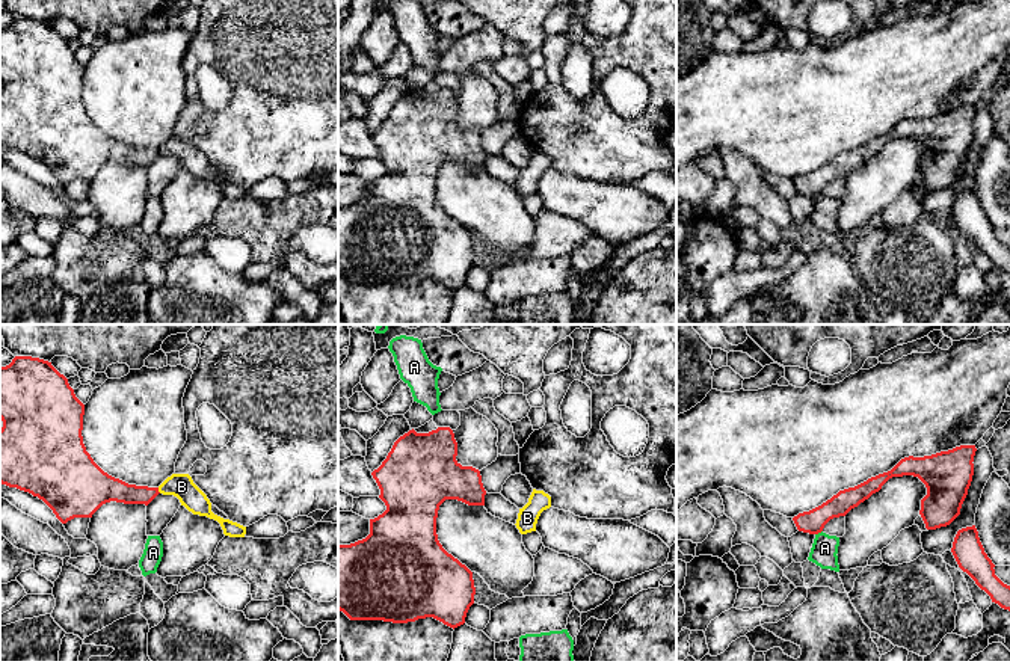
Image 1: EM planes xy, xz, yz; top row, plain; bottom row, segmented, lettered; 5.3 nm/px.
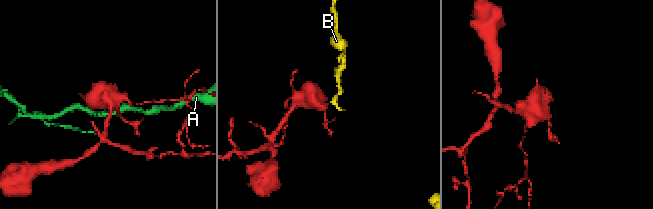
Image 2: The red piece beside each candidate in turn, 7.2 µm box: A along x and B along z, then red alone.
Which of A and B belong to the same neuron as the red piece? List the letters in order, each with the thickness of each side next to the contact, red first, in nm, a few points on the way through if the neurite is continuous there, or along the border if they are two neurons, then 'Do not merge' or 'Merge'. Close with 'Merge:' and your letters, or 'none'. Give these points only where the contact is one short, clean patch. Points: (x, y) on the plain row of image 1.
A: Thickness 120 nm (red) against 140 nm. Boundary: yz (822, 192), (816, 196). Do not merge
B: Thickness 130 nm (red) against 130 nm. Boundary: xy (157, 150), (160, 154). Do not merge
Merge: none

